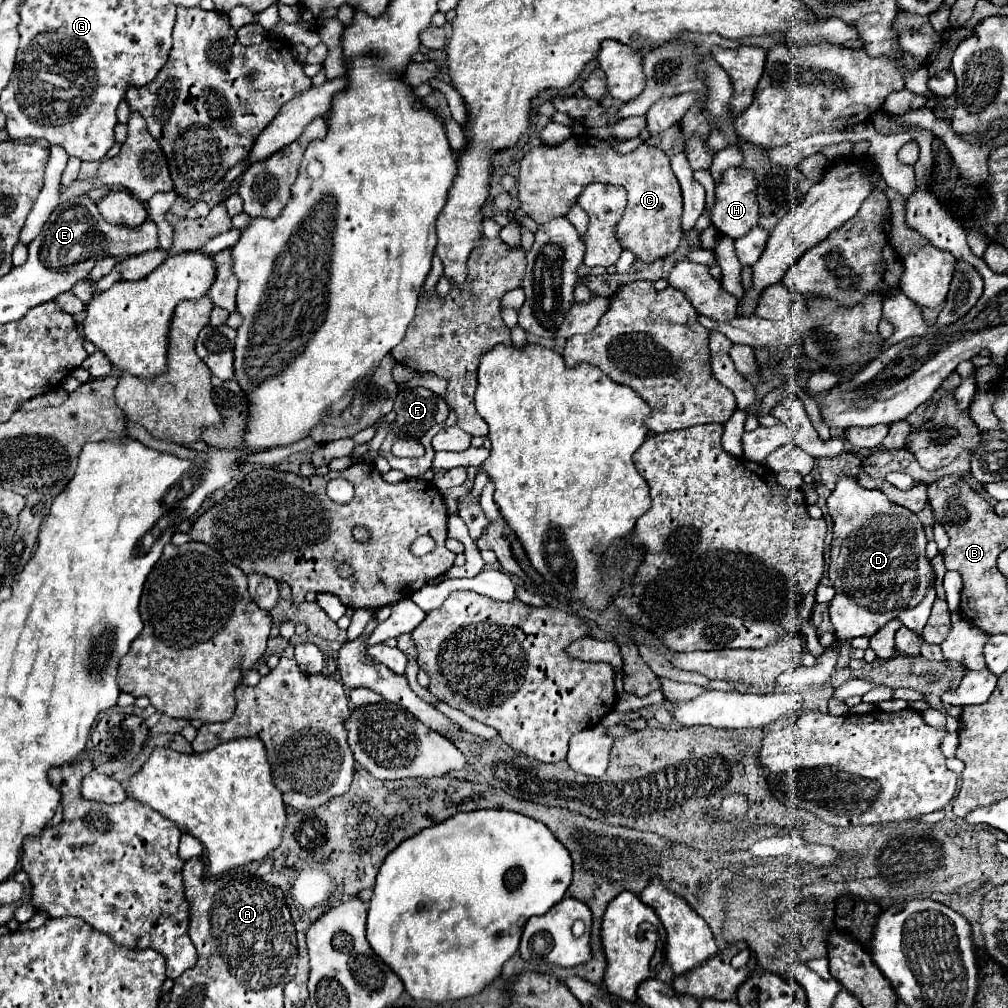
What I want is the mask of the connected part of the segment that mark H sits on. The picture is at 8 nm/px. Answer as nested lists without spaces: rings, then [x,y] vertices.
[[[731,167],[723,173],[721,185],[715,189],[711,219],[725,237],[735,241],[757,225],[759,207],[753,191],[755,177],[749,169]]]

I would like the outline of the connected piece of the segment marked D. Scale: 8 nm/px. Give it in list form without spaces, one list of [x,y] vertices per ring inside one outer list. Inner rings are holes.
[[[839,475],[827,507],[833,517],[829,579],[837,591],[829,615],[837,643],[859,635],[871,637],[901,609],[919,605],[929,587],[931,563],[925,557],[923,525],[915,513],[891,503],[881,491],[861,487],[857,477]]]

